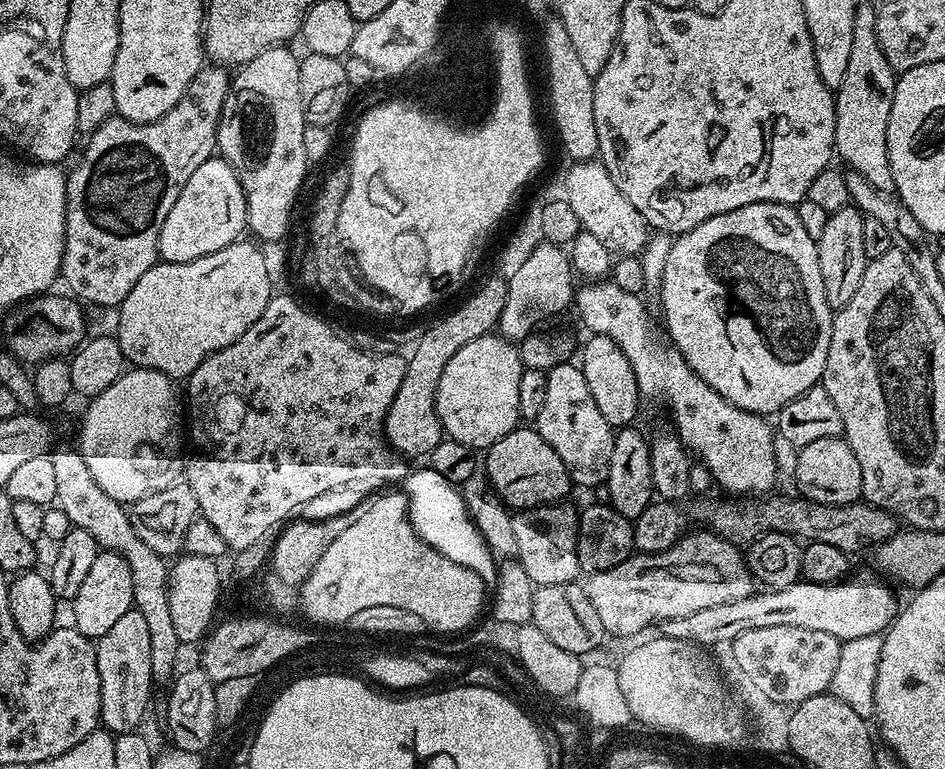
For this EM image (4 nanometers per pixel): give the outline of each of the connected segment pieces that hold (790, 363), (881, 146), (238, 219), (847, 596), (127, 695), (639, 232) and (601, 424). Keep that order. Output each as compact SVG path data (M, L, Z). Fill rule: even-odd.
M758 202L742 206L738 210L730 210L726 214L718 214L714 218L706 218L706 222L694 226L694 230L681 232L671 241L669 257L666 258L665 272L662 274L658 291L660 304L664 307L664 324L668 327L669 338L672 339L671 347L680 353L690 371L699 380L706 382L706 386L713 388L728 404L767 417L768 412L779 413L791 400L798 398L806 390L817 387L823 381L826 354L830 350L834 310L826 302L822 270L818 270L816 242L817 240L810 238L810 234L806 234L793 205L774 202Z
M864 2L857 3L854 14L854 42L850 42L850 63L842 86L835 89L836 125L834 126L835 155L849 165L851 171L858 173L870 186L883 192L892 192L892 171L888 165L886 130L890 126L890 106L894 106L894 90L898 74L886 62L882 46L878 42L875 7Z
M222 158L207 160L190 174L190 182L182 186L178 202L170 206L170 214L166 214L166 222L162 222L159 259L165 264L194 262L194 258L214 254L236 243L245 235L247 226L248 203L238 174Z
M868 572L851 576L833 584L811 583L802 578L784 588L753 592L735 602L710 606L706 610L686 614L686 618L670 618L659 625L658 632L659 635L669 636L671 640L691 642L697 646L726 646L746 630L776 625L821 630L822 633L838 638L841 643L853 641L854 638L881 635L887 631L899 611L900 604L896 602L895 594L884 584L886 582L881 577L878 579Z
M133 608L122 614L102 637L96 647L99 677L102 681L100 719L103 727L114 734L135 731L146 712L150 690L154 688L151 676L150 631L142 612Z
M577 161L569 165L570 176L568 176L568 195L567 202L574 214L576 214L580 227L583 231L597 235L602 242L608 246L609 251L621 255L639 255L647 242L650 239L650 230L648 227L647 219L641 214L640 211L634 206L628 198L616 186L613 179L610 178L609 172L604 168L603 164L599 161Z
M556 363L553 368L547 369L546 402L542 406L542 414L538 414L534 421L534 427L536 433L550 446L550 450L562 458L573 485L580 487L581 484L587 490L593 490L608 479L616 432L598 411L579 363Z

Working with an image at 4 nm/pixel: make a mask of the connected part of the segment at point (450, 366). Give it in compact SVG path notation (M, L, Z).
M489 334L474 338L474 342L466 342L450 362L446 362L446 370L442 370L442 382L438 384L436 409L440 425L444 428L447 439L457 440L473 450L487 450L494 442L506 438L521 423L518 408L518 382L522 378L525 367L520 362L520 349L511 340L505 340L499 334Z

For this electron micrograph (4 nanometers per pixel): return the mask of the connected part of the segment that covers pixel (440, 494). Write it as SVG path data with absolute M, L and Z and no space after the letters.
M430 466L411 471L404 478L402 488L408 499L408 515L417 536L452 562L473 570L486 586L495 585L498 567L496 557L469 518L461 491Z

